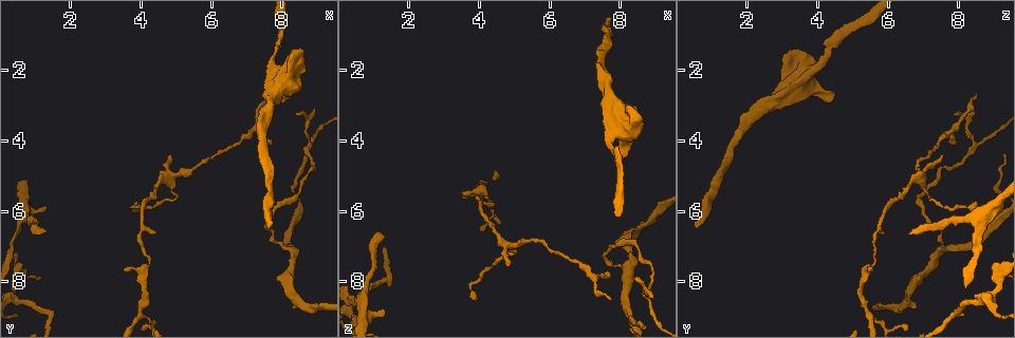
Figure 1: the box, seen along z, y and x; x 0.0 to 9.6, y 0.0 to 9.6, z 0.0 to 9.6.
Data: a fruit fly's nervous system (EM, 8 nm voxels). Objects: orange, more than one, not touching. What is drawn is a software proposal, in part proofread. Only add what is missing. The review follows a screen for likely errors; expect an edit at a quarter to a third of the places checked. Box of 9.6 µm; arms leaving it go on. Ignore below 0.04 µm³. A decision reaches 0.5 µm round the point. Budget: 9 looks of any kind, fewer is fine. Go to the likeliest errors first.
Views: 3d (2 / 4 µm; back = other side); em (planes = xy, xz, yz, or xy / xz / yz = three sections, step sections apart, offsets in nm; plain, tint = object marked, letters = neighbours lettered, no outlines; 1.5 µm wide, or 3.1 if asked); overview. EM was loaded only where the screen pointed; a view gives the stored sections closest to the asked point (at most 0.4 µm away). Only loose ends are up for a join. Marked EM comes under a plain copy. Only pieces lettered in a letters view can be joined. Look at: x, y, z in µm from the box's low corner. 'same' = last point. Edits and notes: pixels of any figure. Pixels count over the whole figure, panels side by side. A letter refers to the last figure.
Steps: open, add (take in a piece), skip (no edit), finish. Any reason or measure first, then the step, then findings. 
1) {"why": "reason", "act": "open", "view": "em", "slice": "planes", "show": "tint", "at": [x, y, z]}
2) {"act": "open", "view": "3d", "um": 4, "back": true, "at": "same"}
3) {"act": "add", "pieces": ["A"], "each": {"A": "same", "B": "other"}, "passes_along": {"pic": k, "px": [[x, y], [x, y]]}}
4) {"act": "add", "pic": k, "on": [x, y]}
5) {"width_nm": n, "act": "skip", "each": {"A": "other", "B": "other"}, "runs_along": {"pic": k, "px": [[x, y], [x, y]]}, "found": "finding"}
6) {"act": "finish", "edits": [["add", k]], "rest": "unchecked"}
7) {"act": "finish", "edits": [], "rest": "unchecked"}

{"why": "branch stops here", "act": "open", "view": "3d", "um": 4, "at": [1.30, 5.90, 8.80]}

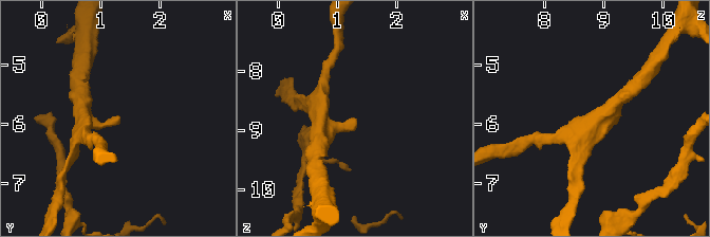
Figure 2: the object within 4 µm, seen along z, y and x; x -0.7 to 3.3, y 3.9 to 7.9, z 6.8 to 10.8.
{"why": "now the EM", "act": "open", "view": "em", "slice": "planes", "show": "letters", "at": [1.35, 5.85, 8.80]}

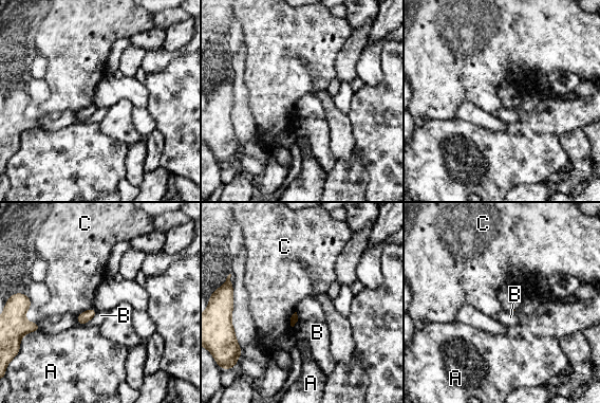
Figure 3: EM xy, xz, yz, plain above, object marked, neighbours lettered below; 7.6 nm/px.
{"act": "skip", "each": {"A": "other", "B": "other", "C": "other"}, "border": {"pic": 3, "px": [[93, 306], [77, 315]]}, "found": "no lettered piece goes on from it"}

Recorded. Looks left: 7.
{"why": "thin end", "act": "open", "view": "3d", "um": 4, "at": [4.80, 4.40, 7.55]}

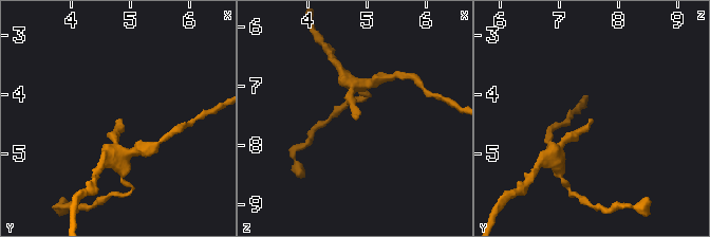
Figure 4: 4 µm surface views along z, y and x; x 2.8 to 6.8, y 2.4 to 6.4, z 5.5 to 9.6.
{"act": "open", "view": "em", "slice": "xy", "step": 8, "show": "letters", "at": [4.80, 4.40, 7.55]}

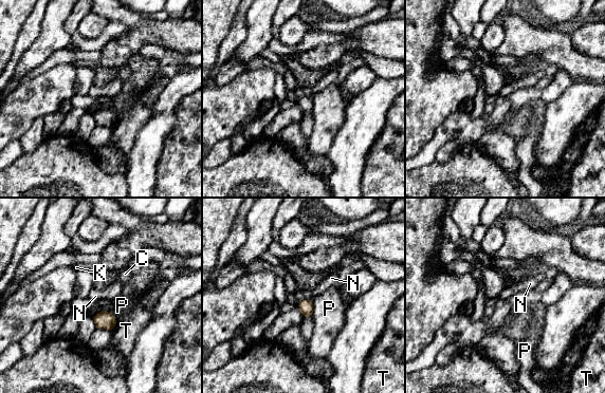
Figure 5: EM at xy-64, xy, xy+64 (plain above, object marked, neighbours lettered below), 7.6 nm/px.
{"act": "skip", "each": {"C": "other", "K": "other", "N": "other", "P": "other", "T": "other"}, "border": {"pic": 5, "px": [[311, 299], [301, 299], [299, 301]]}, "found": "none of them fits"}

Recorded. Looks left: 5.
{"why": "branch stops here", "act": "open", "view": "em", "slice": "planes", "show": "letters", "at": [8.30, 1.65, 3.05]}

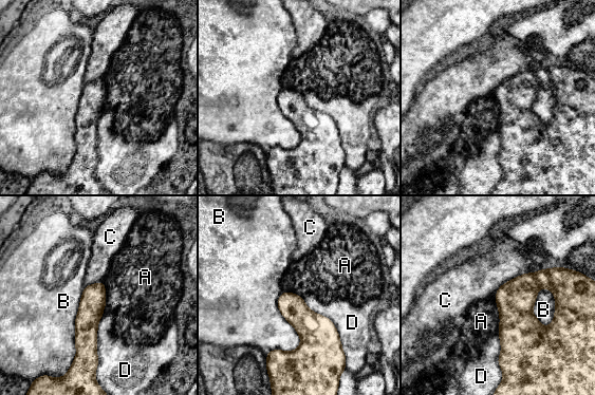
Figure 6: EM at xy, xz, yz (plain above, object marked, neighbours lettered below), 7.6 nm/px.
{"act": "skip", "each": {"A": "other", "B": "other", "C": "other", "D": "other"}, "runs_along": {"pic": 6, "px": [[100, 284], [88, 317], [91, 360]]}, "found": "no lettered piece goes on from it"}

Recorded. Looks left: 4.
{"why": "thin end", "act": "open", "view": "3d", "um": 2, "at": [7.75, 4.05, 7.75]}

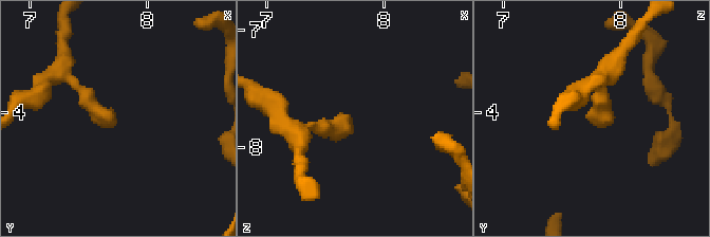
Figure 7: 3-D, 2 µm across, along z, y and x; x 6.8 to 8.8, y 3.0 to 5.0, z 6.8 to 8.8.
{"why": "shape alone is not enough", "act": "open", "view": "em", "slice": "yz", "step": 8, "show": "letters", "at": [7.70, 4.08, 7.76]}

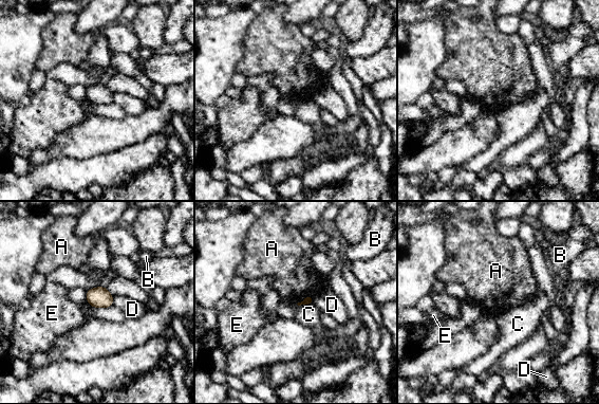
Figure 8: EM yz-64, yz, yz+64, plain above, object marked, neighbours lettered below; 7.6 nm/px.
{"act": "skip", "each": {"A": "other", "B": "other", "C": "other", "D": "other", "E": "other"}, "border": {"pic": 8, "px": [[311, 297], [305, 297], [297, 304]]}, "found": "none of them fits"}

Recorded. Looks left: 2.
{"act": "finish", "edits": [], "rest": "unchecked"}

